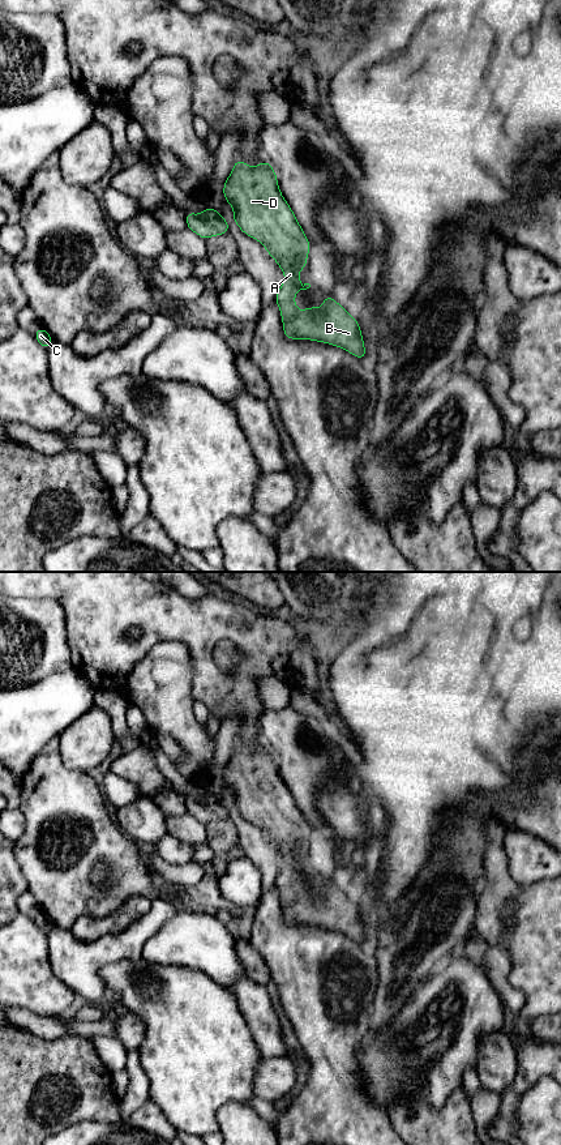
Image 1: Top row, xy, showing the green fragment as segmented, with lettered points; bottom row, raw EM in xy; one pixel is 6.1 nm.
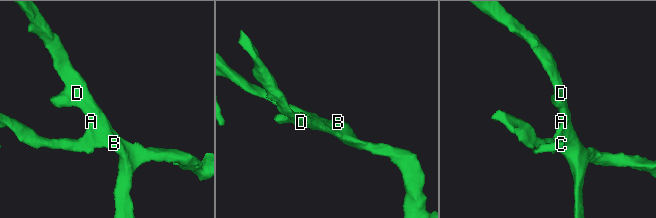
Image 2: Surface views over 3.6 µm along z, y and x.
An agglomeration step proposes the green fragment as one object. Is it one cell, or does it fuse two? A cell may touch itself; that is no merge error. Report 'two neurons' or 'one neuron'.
one neuron

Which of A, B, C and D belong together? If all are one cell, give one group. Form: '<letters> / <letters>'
A B C D

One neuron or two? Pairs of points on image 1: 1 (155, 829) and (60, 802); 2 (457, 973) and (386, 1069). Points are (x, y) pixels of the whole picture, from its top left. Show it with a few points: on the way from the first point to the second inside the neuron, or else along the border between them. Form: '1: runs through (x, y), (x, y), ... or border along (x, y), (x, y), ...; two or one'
1: border along (111, 807), (111, 815), (116, 825), (135, 840); two
2: runs through (444, 996), (403, 1046); one

